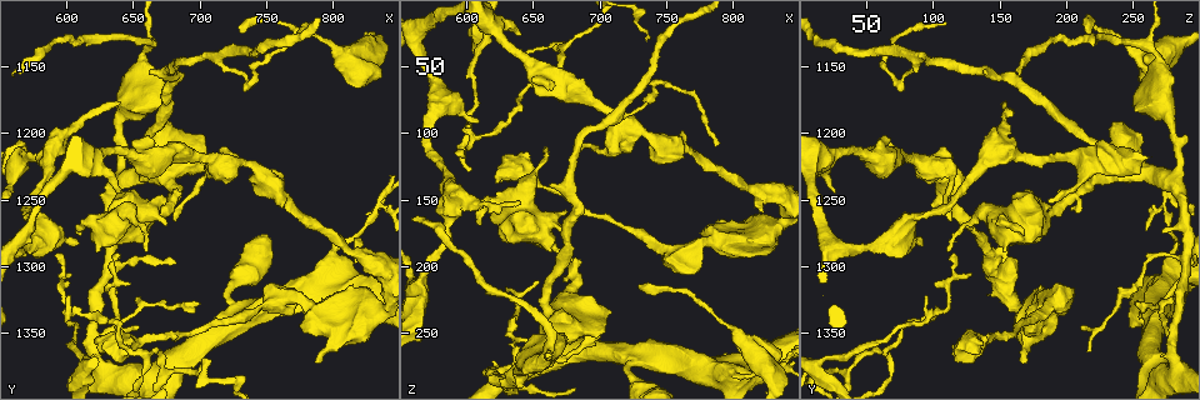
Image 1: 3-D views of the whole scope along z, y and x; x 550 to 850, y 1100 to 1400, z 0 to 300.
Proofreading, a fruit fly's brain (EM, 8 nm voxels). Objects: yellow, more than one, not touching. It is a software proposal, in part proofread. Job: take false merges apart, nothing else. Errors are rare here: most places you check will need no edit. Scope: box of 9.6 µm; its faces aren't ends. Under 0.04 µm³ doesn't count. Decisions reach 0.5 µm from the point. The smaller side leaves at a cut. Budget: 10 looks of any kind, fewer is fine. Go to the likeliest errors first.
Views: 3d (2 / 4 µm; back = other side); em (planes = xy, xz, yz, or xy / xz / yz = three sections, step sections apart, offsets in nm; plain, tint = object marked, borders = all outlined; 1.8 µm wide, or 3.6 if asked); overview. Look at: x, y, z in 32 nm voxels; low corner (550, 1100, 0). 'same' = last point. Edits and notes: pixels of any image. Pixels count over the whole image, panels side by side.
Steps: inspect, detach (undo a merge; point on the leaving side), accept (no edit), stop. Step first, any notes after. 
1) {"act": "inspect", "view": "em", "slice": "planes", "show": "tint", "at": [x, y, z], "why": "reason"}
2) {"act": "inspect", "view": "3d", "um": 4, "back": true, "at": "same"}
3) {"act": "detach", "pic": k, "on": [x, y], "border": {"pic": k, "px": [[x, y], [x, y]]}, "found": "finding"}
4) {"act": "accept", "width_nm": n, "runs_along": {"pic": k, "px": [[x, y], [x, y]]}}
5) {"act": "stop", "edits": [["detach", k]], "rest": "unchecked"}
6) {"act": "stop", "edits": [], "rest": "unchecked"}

{"act": "inspect", "view": "3d", "um": 2, "at": [614, 1336, 100], "why": "thin neck"}

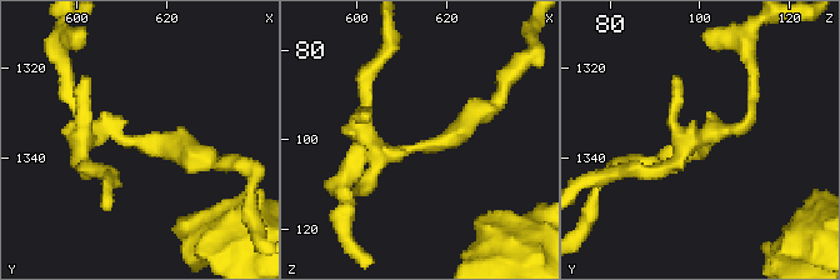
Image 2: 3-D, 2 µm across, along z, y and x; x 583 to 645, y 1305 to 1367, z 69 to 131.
{"act": "inspect", "view": "em", "slice": "planes", "show": "tint", "at": [614, 1334, 101]}

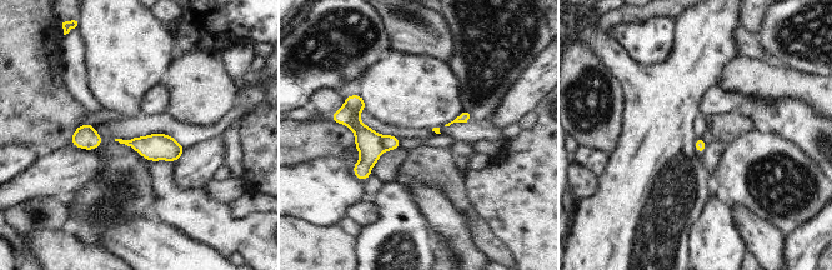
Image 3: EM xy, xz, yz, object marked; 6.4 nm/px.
{"act": "detach", "pic": 3, "on": [389, 143], "width_nm": 50, "border": {"pic": 3, "px": [[380, 138], [384, 150]]}, "found": "a second neuron is stuck on"}

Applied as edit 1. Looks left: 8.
{"act": "inspect", "view": "overview"}

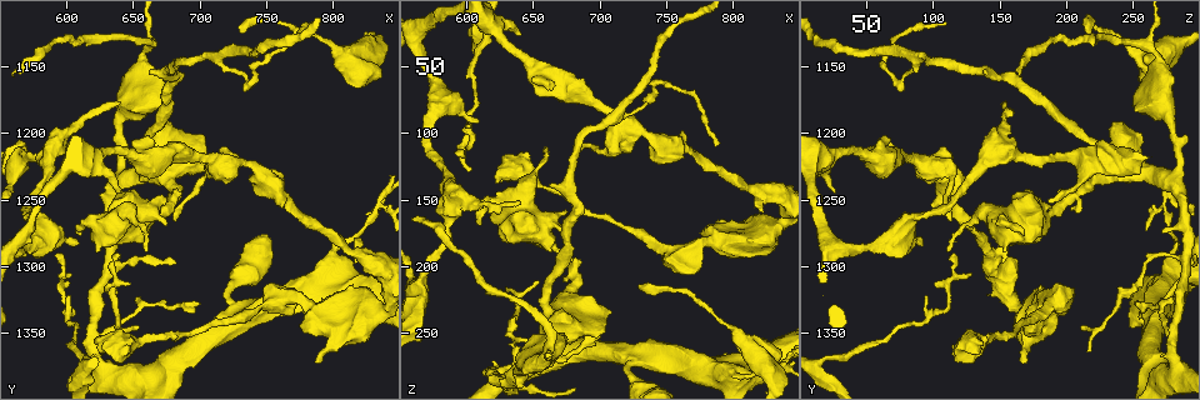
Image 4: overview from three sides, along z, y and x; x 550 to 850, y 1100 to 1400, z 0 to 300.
{"act": "inspect", "view": "em", "slice": "yz", "step": 16, "show": "tint", "at": [640, 1236, 278], "why": "three arms meet"}

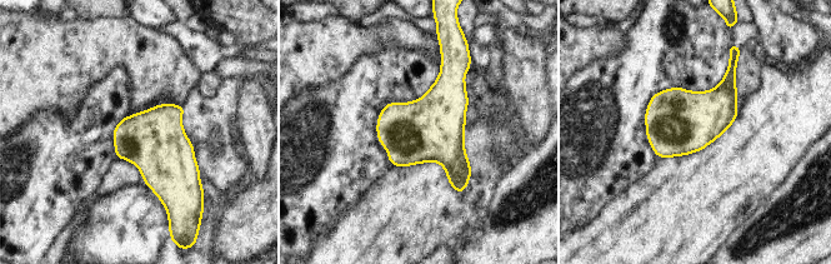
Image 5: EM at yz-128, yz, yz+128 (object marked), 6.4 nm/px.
{"act": "inspect", "view": "em", "slice": "planes", "show": "tint", "at": "same", "why": "cut it another way"}

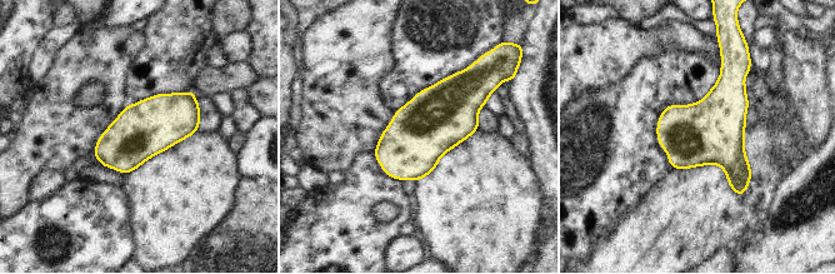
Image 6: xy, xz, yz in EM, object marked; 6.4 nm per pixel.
{"act": "accept", "found": "continuous, no second neuron"}

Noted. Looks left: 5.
{"act": "inspect", "view": "3d", "um": 4, "back": true, "at": [712, 1142, 90], "why": "a narrow waist"}

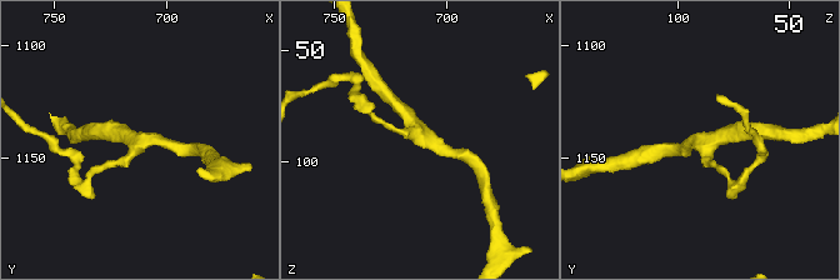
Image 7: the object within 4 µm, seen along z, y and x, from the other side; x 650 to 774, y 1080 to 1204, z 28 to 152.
{"act": "inspect", "view": "em", "slice": "xz", "step": 8, "show": "tint", "at": [712, 1142, 89], "arms": 3, "why": "shape alone is not enough"}

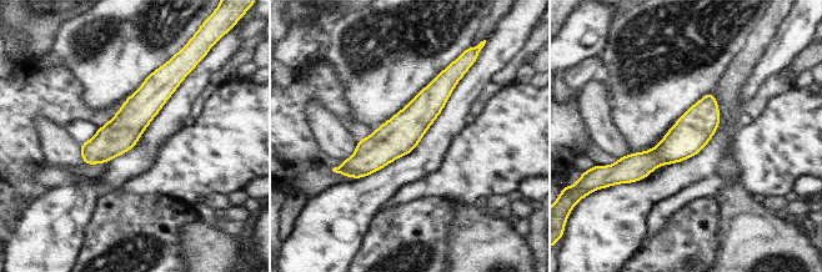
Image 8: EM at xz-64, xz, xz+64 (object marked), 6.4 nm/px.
{"act": "inspect", "view": "em", "slice": "planes", "show": "tint", "at": "same"}

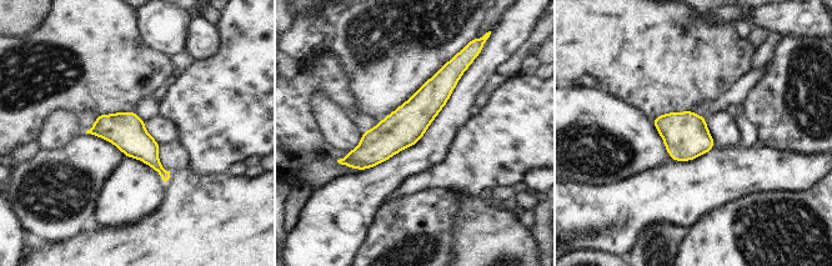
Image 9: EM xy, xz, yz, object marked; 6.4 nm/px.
{"act": "accept", "found": "continuous, no second neuron"}

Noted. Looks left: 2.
{"act": "inspect", "view": "3d", "um": 2, "at": [832, 1256, 274], "why": "abrupt turn"}

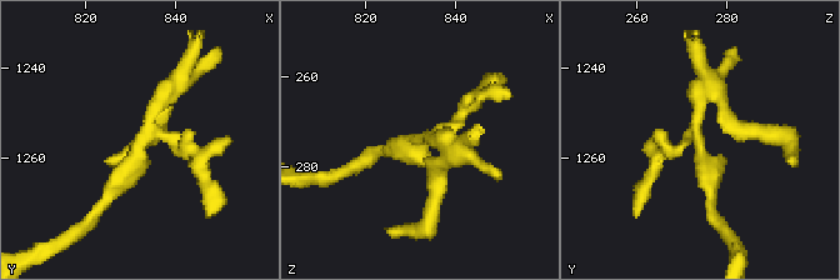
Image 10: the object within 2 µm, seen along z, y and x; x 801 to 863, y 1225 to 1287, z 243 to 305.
{"act": "inspect", "view": "em", "slice": "planes", "show": "borders", "at": [833, 1256, 274]}

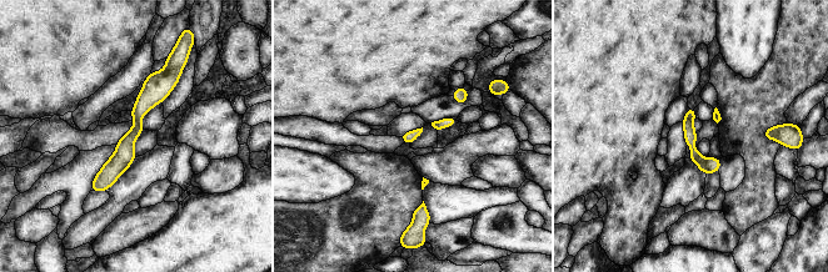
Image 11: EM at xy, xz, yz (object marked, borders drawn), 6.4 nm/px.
{"act": "accept", "width_nm": 80, "runs_along": {"pic": 11, "px": [[171, 75], [94, 189]]}, "found": "all the same neuron"}

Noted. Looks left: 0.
{"act": "stop", "edits": [["detach", 3]], "rest": "unchecked"}

